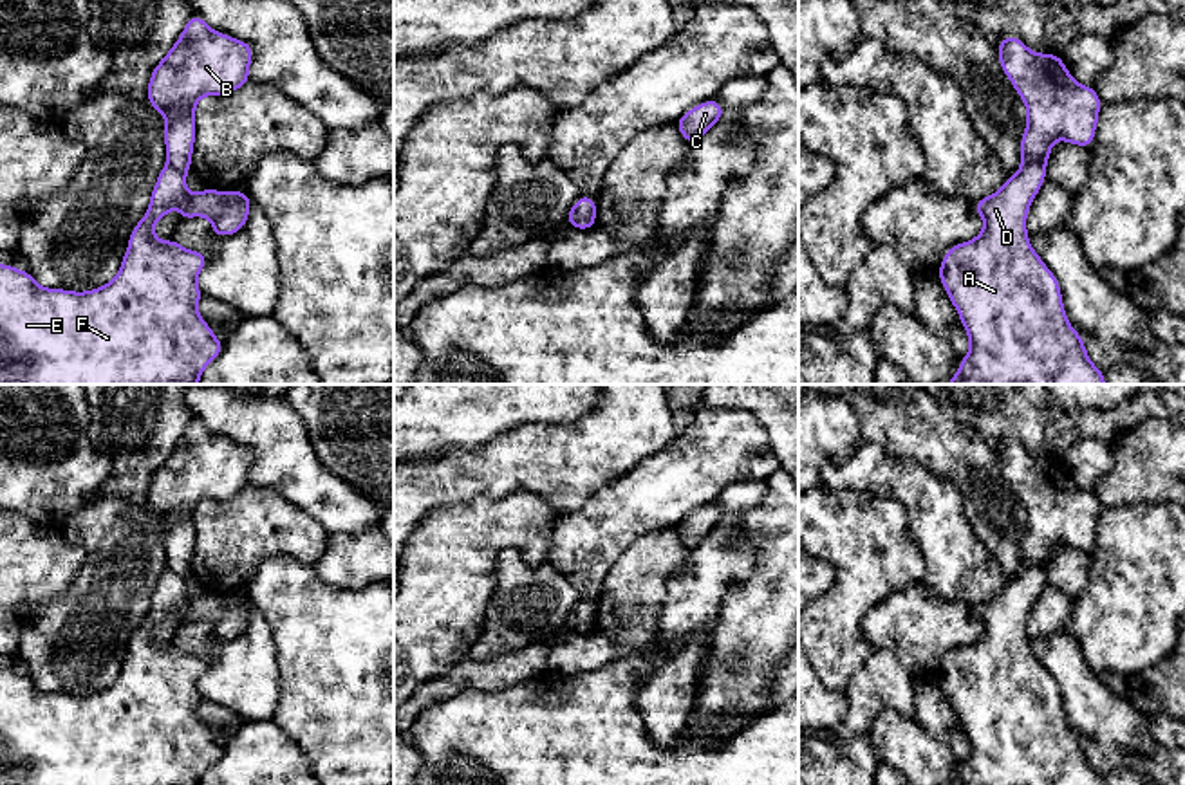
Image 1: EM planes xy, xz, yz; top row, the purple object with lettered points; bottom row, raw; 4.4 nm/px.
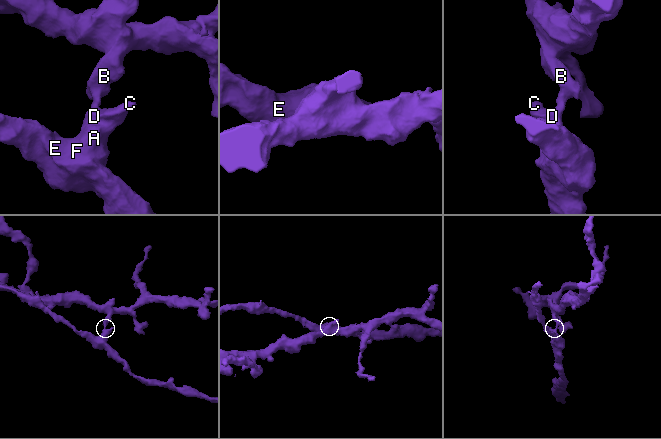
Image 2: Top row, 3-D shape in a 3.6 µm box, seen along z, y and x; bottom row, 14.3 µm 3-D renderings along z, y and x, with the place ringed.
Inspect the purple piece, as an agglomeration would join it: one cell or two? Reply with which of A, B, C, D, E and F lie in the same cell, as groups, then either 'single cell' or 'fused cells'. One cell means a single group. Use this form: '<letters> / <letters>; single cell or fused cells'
A C D E F / B; fused cells

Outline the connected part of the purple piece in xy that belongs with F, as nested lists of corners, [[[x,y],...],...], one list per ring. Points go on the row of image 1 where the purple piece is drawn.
[[[166,162],[110,283],[87,292],[45,289],[29,269],[0,263],[0,384],[199,384],[204,368],[224,348],[197,312],[204,296],[197,276],[208,254],[184,249],[173,236],[161,242],[154,226],[181,208],[179,222],[208,217],[213,236],[229,236],[247,224],[249,206],[242,189],[204,188],[191,197],[184,173]]]

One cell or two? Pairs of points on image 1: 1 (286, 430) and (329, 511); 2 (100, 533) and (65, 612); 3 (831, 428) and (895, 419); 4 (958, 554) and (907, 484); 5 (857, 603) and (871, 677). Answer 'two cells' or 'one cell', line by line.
1: one cell
2: one cell
3: two cells
4: one cell
5: two cells

